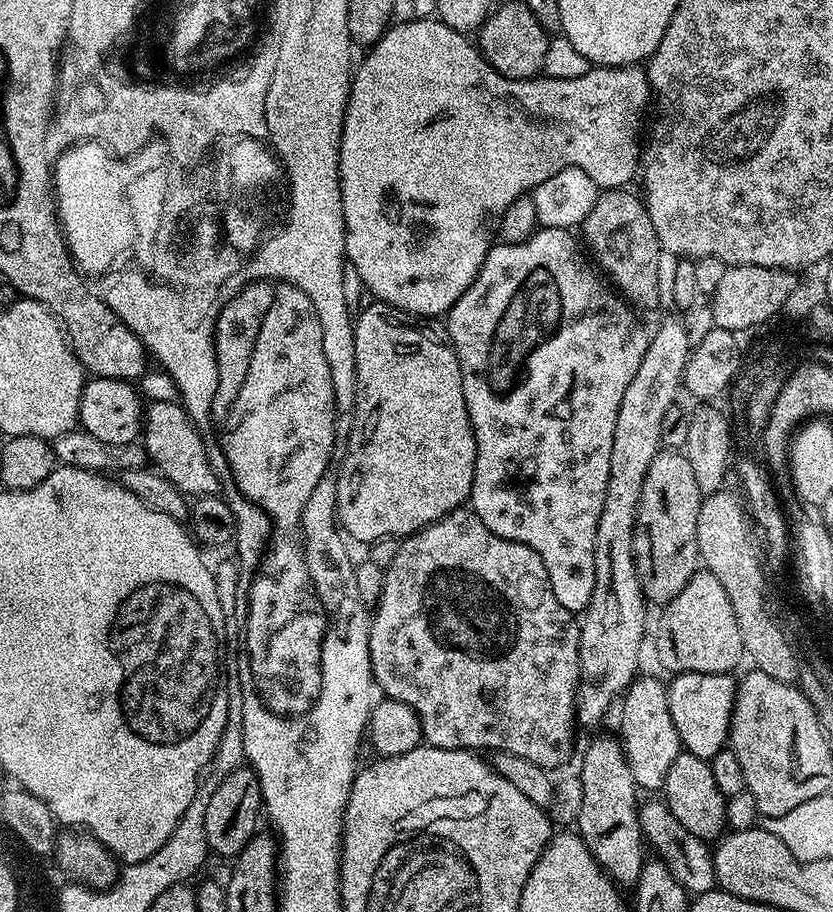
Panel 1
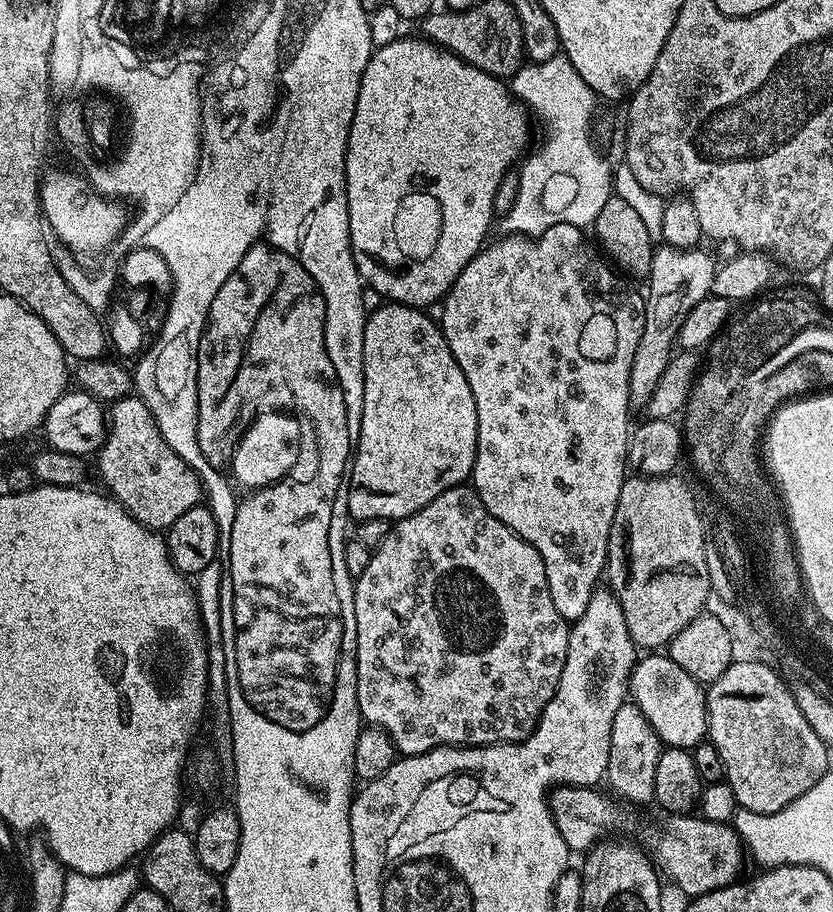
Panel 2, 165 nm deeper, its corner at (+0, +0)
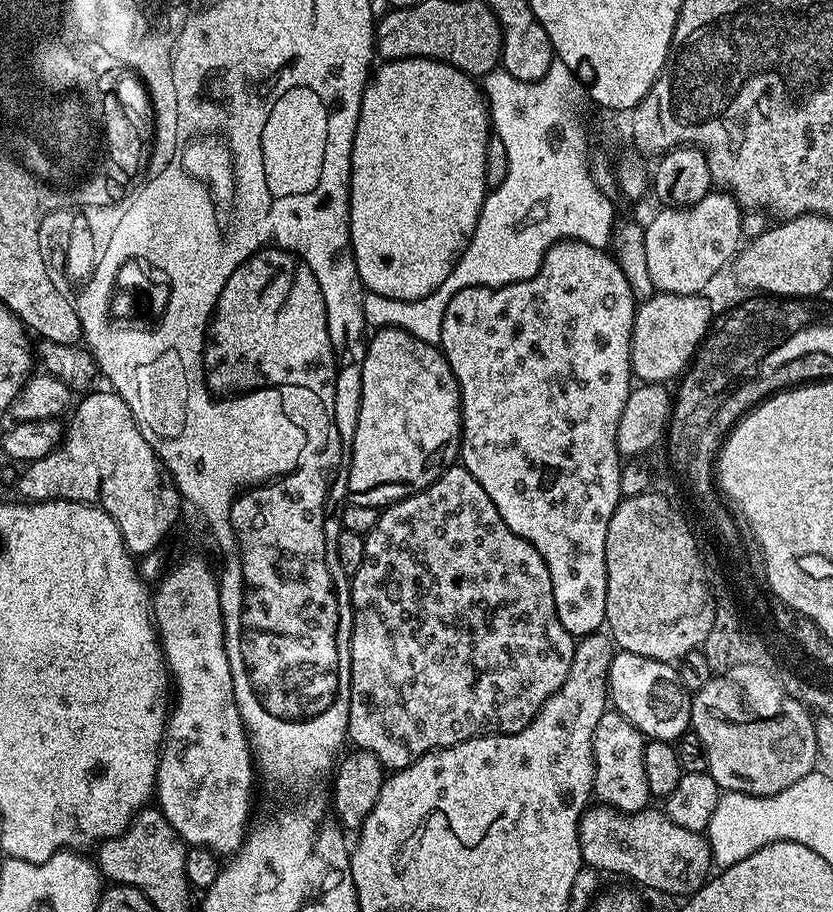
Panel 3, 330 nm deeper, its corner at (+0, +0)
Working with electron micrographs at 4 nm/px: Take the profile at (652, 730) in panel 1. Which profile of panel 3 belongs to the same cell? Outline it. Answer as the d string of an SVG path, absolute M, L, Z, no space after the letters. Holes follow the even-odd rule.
M609 710L602 714L592 739L594 758L592 790L595 799L601 805L625 813L642 812L649 807L650 797L646 786L646 762L644 761L645 743L646 737L621 712Z

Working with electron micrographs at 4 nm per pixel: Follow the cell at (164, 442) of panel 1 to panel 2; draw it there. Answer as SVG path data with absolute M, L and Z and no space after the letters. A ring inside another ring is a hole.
M135 394L111 401L106 412L108 434L95 457L103 487L140 524L153 530L167 530L178 518L202 500L200 475L162 438L154 414Z

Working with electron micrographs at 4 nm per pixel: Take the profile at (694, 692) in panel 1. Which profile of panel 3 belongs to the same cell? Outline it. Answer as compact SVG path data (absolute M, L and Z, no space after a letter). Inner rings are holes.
M617 651L608 667L608 694L611 707L621 712L648 740L675 742L683 732L689 731L692 722L692 696L680 681L679 671L667 660L642 658L638 654Z

